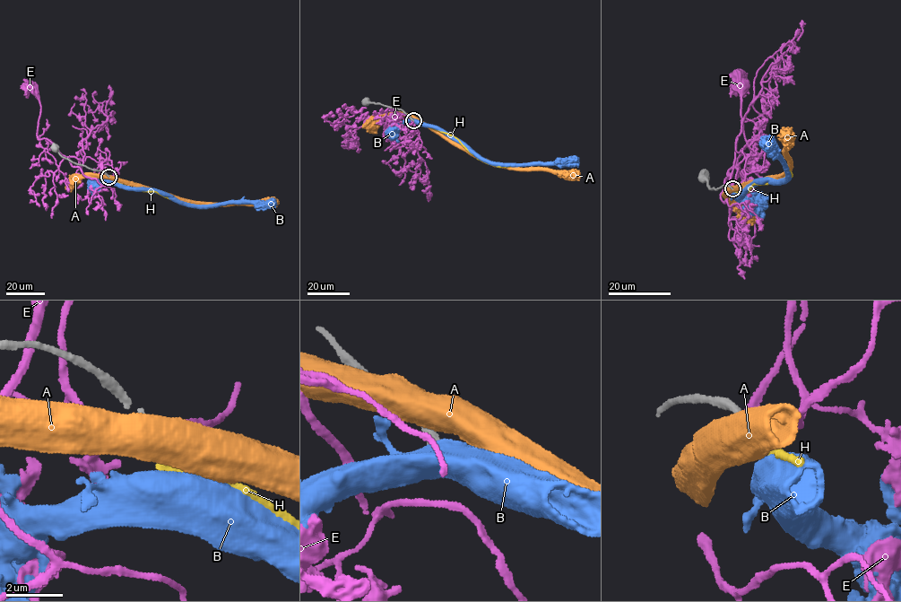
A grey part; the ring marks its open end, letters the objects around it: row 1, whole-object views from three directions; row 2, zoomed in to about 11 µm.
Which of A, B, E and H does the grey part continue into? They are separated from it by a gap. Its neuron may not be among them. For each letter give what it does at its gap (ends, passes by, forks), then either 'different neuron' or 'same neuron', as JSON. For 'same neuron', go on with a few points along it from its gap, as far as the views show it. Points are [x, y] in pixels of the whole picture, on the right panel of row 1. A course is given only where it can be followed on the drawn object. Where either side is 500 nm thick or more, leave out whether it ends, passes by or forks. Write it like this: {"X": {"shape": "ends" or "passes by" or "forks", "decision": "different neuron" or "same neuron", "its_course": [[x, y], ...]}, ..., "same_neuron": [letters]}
{"A": {"decision": "different neuron"}, "B": {"decision": "different neuron"}, "E": {"shape": "passes by", "decision": "different neuron"}, "H": {"shape": "ends", "decision": "different neuron"}, "same_neuron": []}

